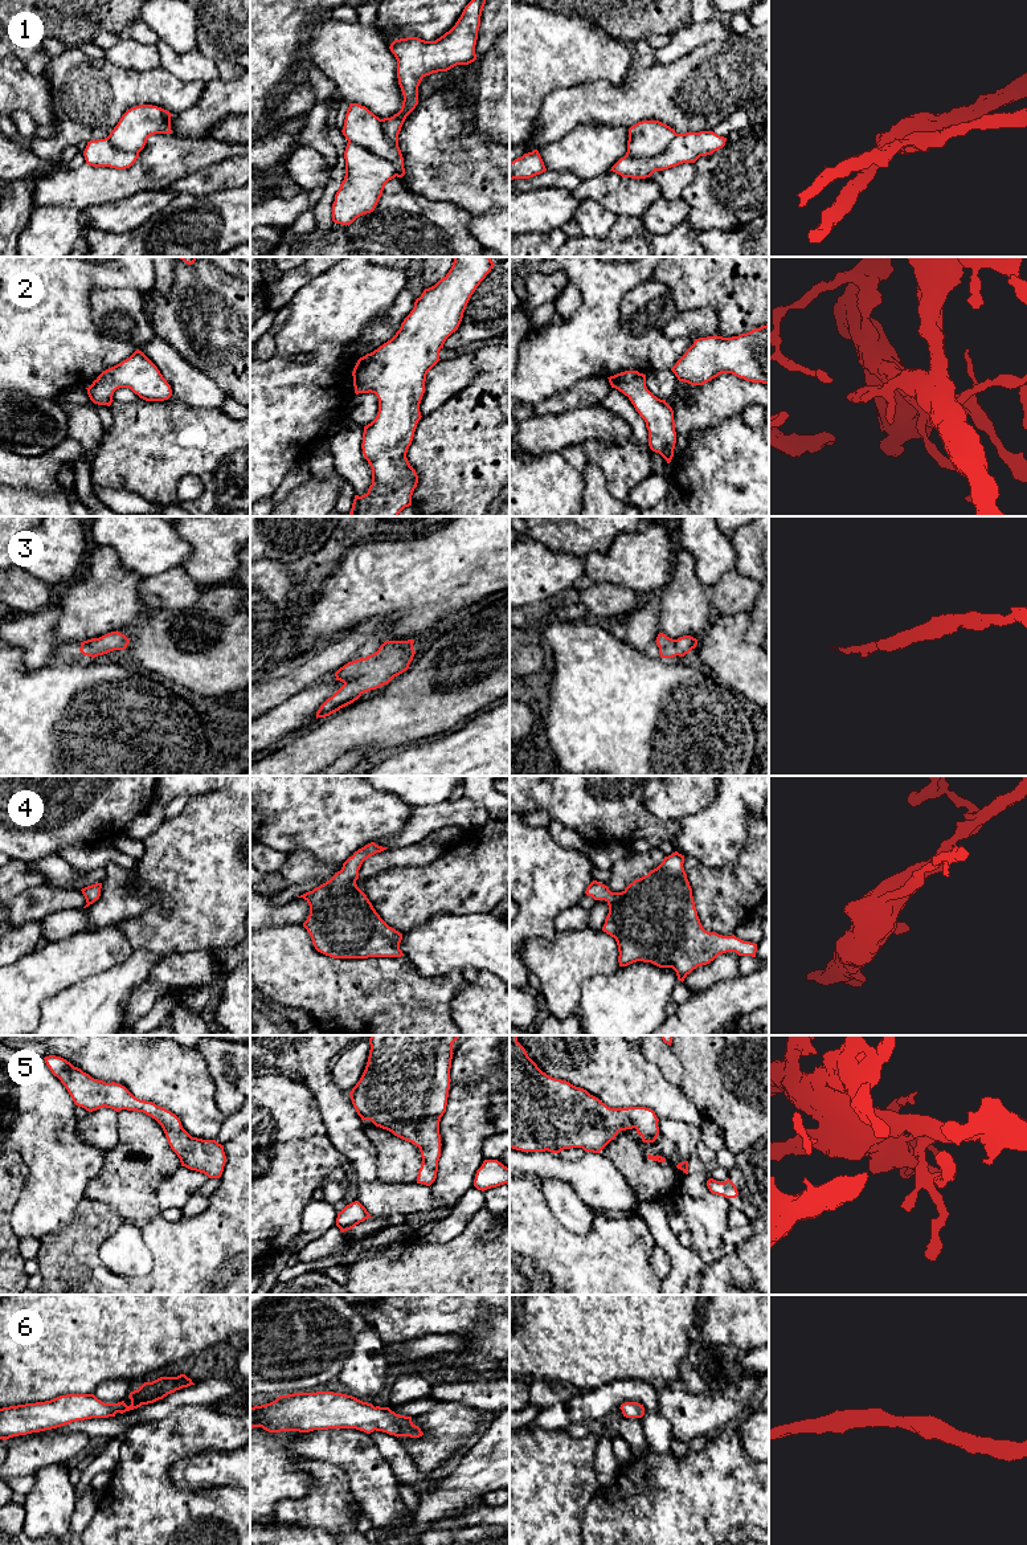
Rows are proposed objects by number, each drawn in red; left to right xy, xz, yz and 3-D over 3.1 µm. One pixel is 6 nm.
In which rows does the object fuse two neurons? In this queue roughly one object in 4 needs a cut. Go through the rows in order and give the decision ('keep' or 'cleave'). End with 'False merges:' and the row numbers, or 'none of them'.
1: cleave
2: keep
3: keep
4: keep
5: keep
6: keep
False merges: 1

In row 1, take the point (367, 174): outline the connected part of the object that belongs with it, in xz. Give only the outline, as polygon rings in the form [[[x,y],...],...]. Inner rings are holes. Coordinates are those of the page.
[[[353,142],[347,143],[344,159],[345,176],[335,195],[332,221],[349,225],[357,217],[375,211],[385,184],[397,172],[389,160]]]

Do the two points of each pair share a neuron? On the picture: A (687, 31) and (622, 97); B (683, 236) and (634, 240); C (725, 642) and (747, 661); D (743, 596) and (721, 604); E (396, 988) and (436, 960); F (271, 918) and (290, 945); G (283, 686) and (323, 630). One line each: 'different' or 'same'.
A: different
B: same
C: same
D: same
E: different
F: different
G: different

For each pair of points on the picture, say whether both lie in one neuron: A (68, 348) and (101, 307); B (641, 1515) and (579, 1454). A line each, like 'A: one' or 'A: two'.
A: two
B: two

